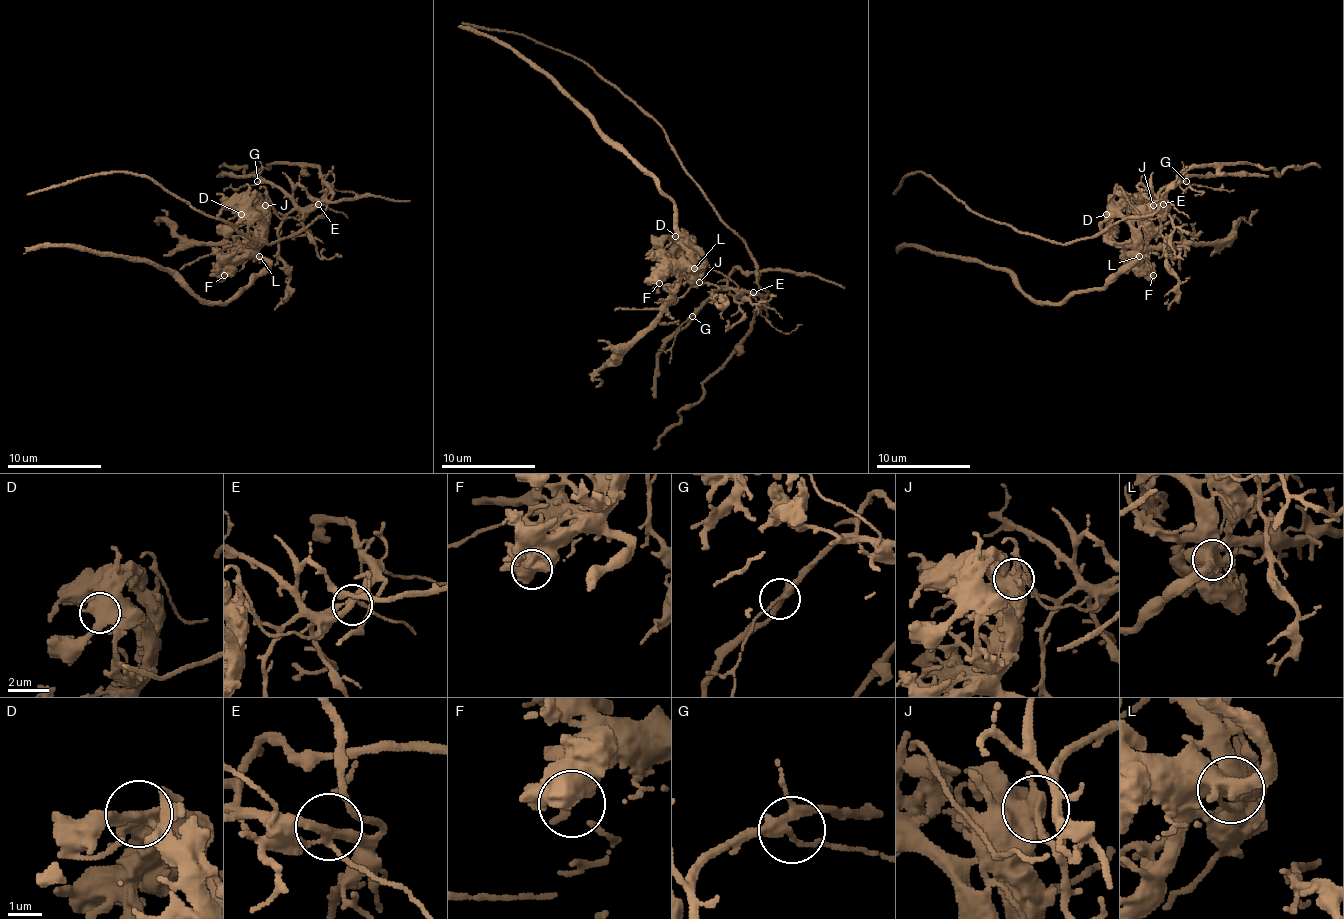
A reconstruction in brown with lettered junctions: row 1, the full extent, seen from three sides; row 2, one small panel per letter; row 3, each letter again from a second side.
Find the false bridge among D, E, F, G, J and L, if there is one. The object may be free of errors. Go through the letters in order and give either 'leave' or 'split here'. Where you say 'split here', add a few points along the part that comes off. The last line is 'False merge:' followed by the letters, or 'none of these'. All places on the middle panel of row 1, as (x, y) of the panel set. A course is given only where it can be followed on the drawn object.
D: leave
E: leave
F: leave
G: leave
J: split here; course (699, 283), (765, 292), (755, 280), (753, 254), (687, 172), (666, 132), (569, 54), (527, 38), (461, 24)
L: leave
False merge: J

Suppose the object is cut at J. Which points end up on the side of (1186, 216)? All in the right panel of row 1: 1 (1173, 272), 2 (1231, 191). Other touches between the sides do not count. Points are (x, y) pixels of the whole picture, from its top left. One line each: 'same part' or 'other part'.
1: same part
2: same part

